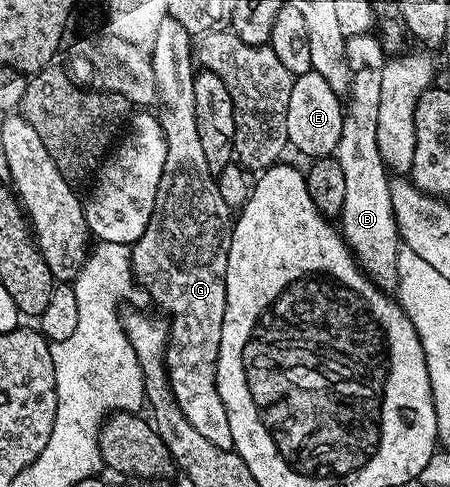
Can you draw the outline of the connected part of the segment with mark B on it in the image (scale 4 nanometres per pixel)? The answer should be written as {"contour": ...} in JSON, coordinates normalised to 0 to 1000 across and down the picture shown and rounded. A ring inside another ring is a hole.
{"contour":[[[831,66],[784,72],[767,88],[767,121],[780,148],[776,201],[767,211],[762,234],[762,267],[740,320],[758,335],[758,351],[767,357],[767,425],[758,439],[758,476],[762,493],[789,524],[789,536],[816,571],[853,598],[869,598],[884,587],[887,559],[882,532],[891,509],[891,489],[882,450],[873,441],[873,409],[864,400],[867,366],[860,339],[847,326],[847,310],[838,302],[838,228],[847,220],[847,146],[856,146],[856,129],[864,123],[851,86]]]}

